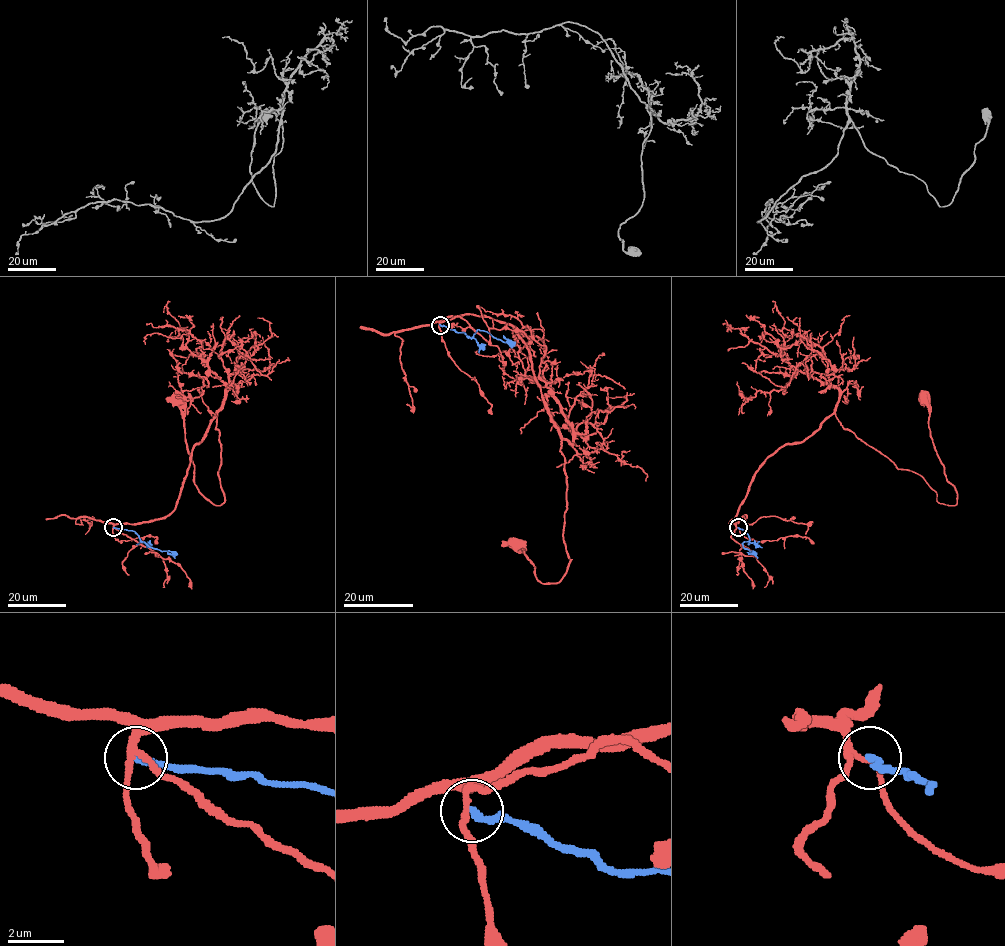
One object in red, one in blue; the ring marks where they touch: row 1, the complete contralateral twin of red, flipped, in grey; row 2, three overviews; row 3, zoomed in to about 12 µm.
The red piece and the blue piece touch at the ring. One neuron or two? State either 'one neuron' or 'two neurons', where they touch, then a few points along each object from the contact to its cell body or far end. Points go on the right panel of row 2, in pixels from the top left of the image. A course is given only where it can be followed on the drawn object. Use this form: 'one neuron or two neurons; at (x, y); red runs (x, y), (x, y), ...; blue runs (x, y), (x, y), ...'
two neurons; at (738, 527); red runs (738, 528), (729, 523), (759, 467), (834, 413), (898, 468), (918, 473), (939, 503), (955, 505), (923, 399); blue runs (738, 528), (749, 536), (743, 546), (754, 552), (747, 552)

